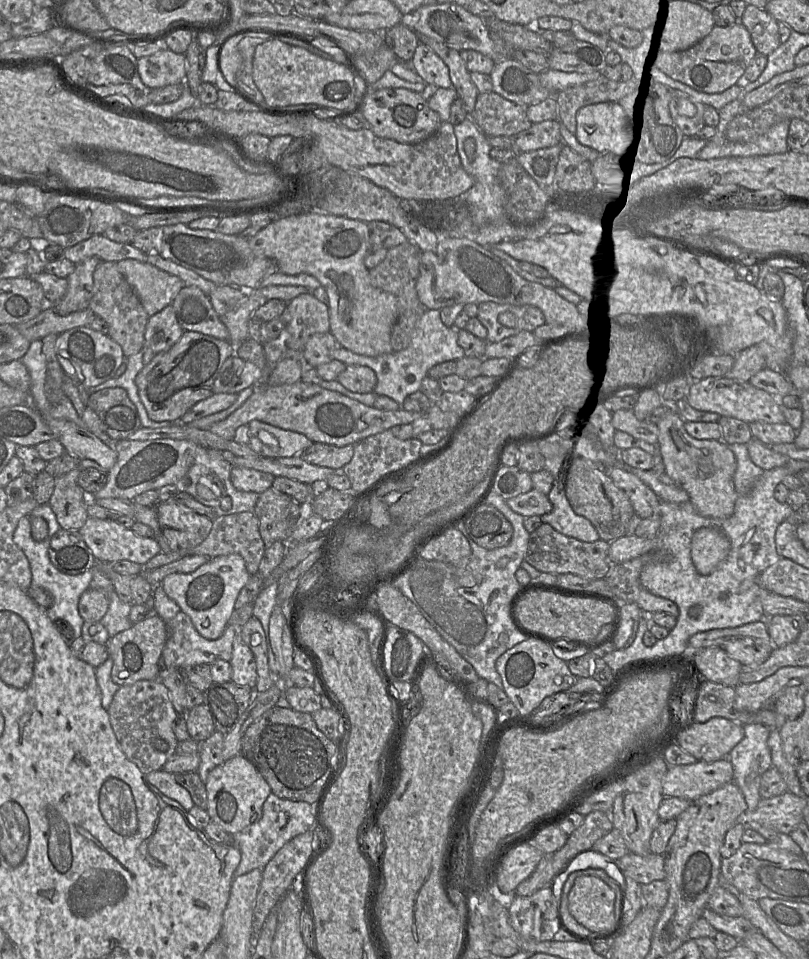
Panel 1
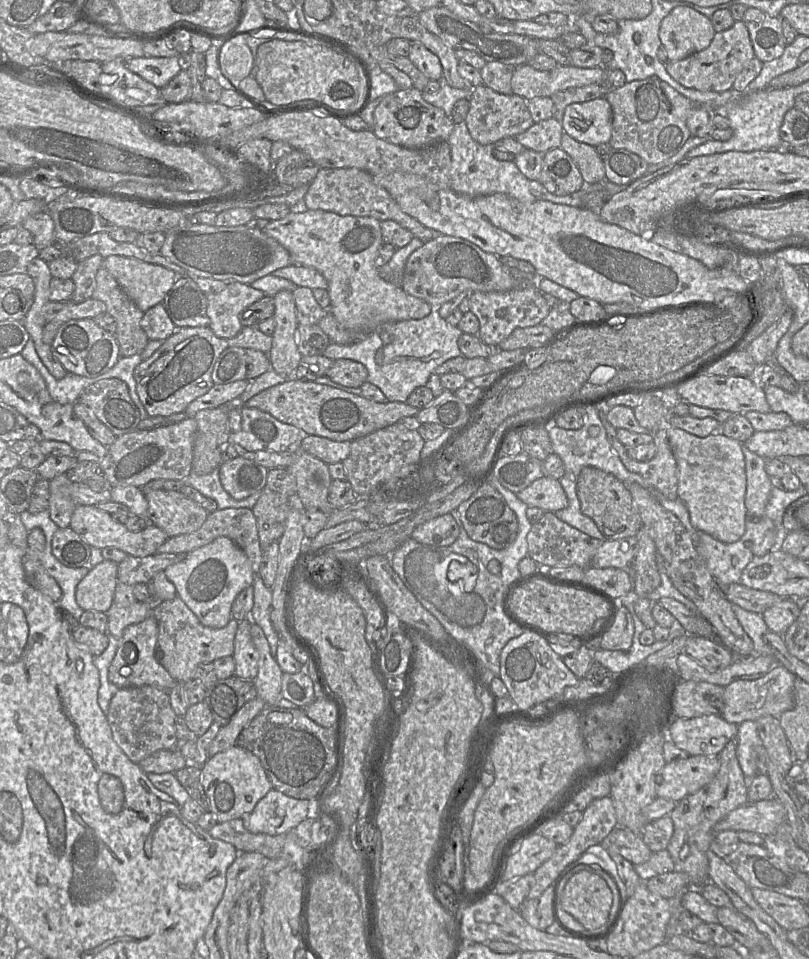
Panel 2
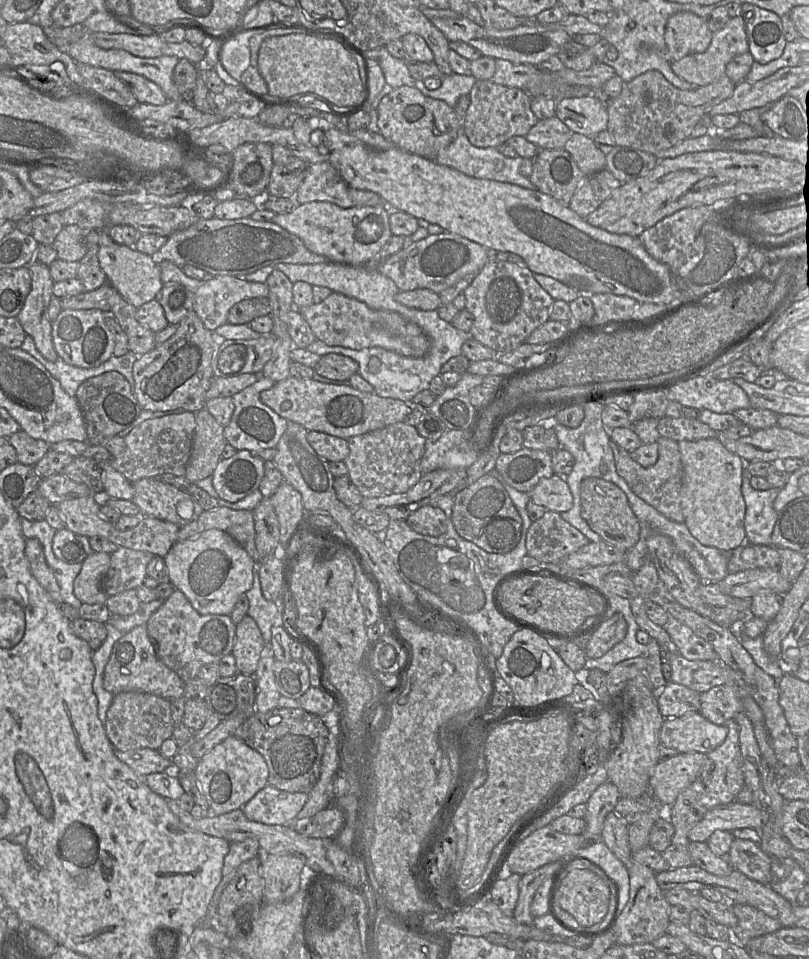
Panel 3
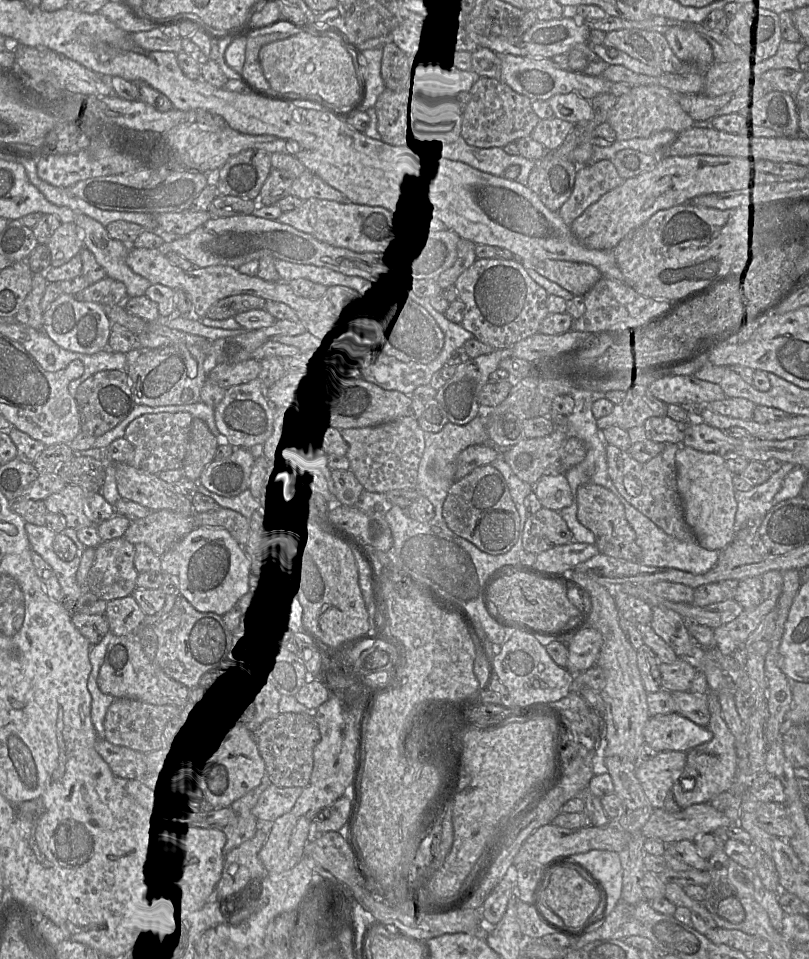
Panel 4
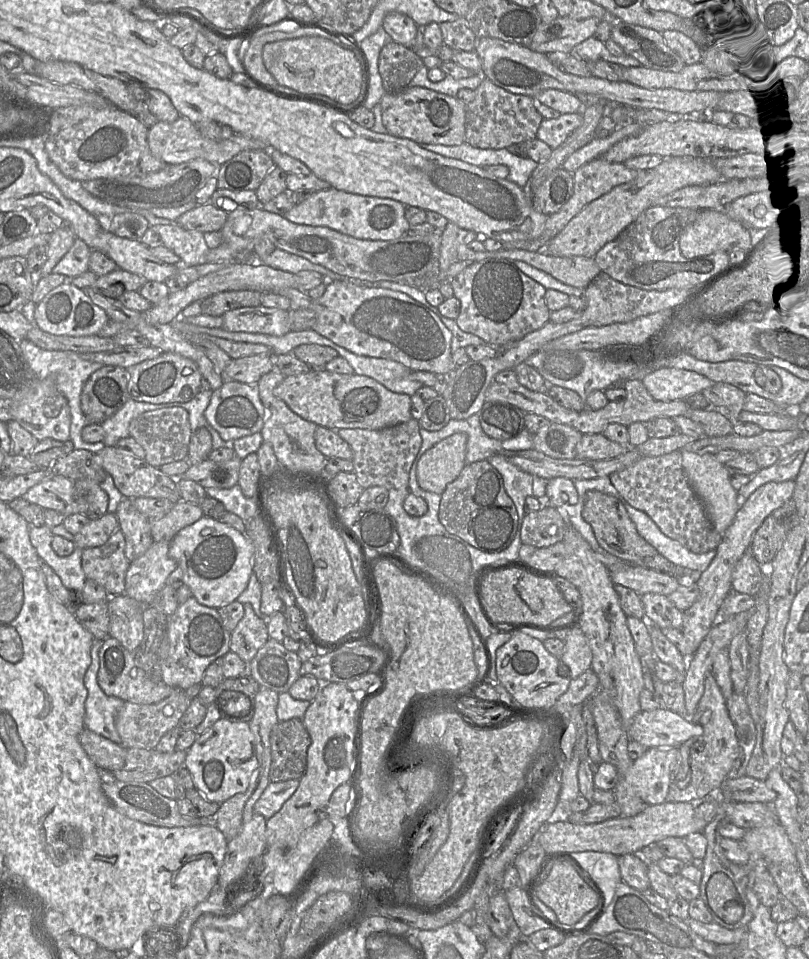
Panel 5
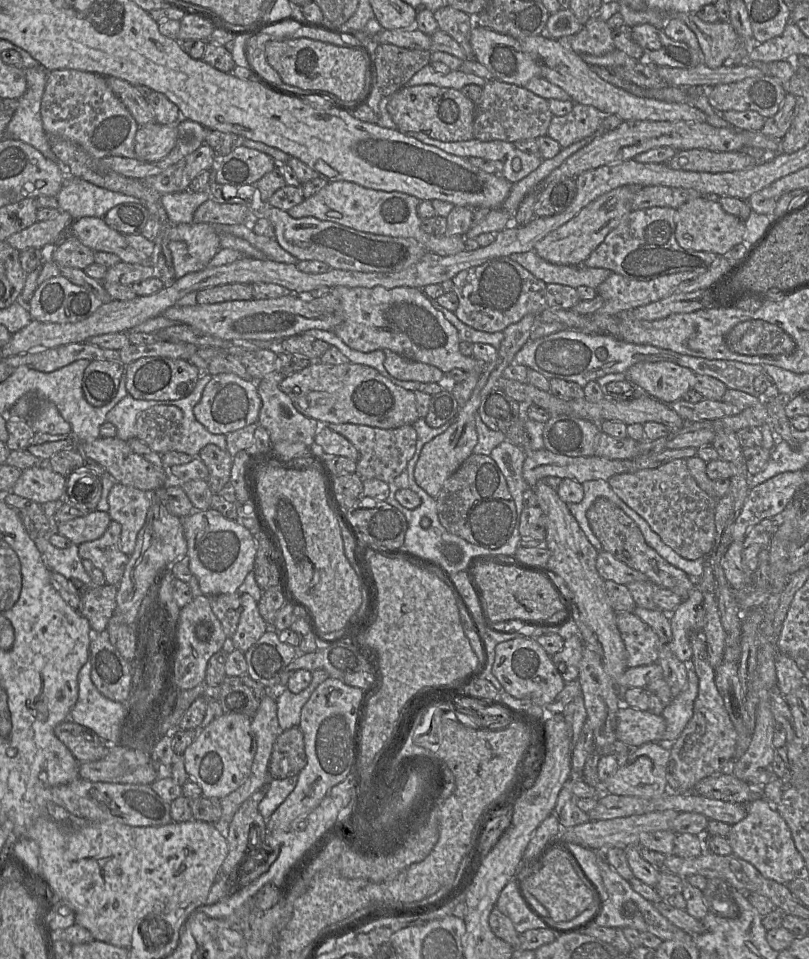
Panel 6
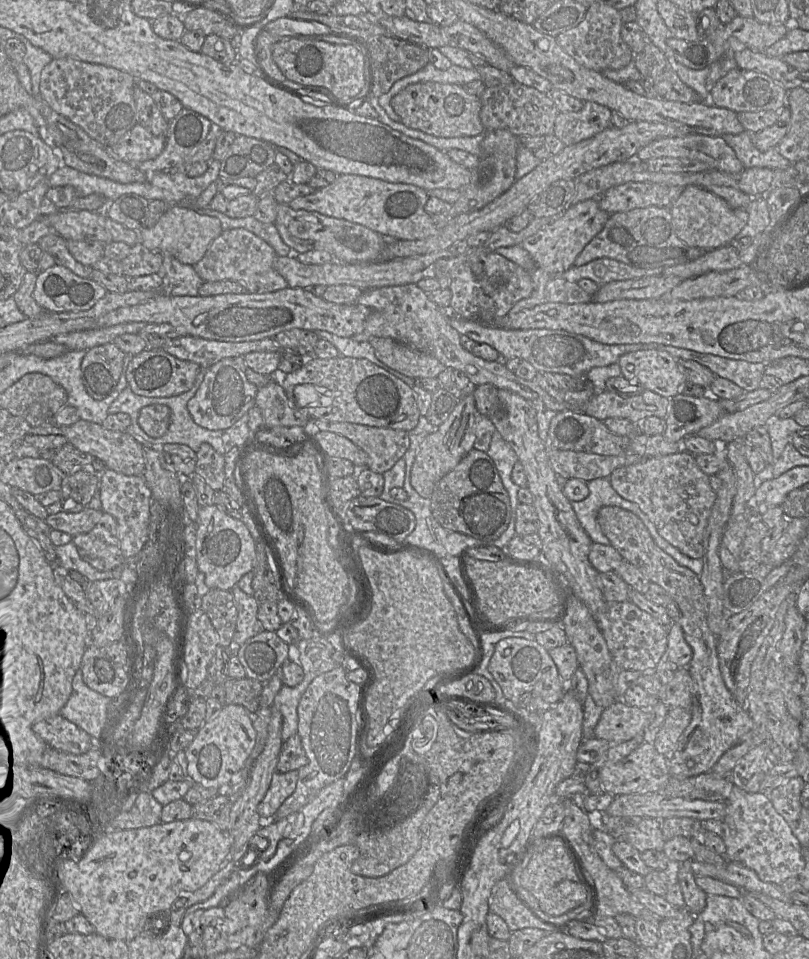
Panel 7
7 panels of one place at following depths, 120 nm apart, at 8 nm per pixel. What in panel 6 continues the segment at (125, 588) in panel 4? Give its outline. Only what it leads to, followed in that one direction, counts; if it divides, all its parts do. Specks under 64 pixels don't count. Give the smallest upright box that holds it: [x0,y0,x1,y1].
[78,521,129,587]

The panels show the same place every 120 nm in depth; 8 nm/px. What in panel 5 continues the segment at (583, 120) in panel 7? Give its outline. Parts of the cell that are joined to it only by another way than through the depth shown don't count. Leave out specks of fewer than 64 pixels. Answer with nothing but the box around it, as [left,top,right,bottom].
[536,113,583,150]

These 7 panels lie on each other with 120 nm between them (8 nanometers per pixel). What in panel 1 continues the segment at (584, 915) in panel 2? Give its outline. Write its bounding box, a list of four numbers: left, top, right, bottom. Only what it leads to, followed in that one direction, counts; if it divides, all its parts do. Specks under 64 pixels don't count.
[568,876,620,932]

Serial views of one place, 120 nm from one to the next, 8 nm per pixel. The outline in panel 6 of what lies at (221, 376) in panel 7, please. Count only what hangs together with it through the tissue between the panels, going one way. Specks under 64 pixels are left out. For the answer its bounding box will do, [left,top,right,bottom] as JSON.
[194,373,261,435]

